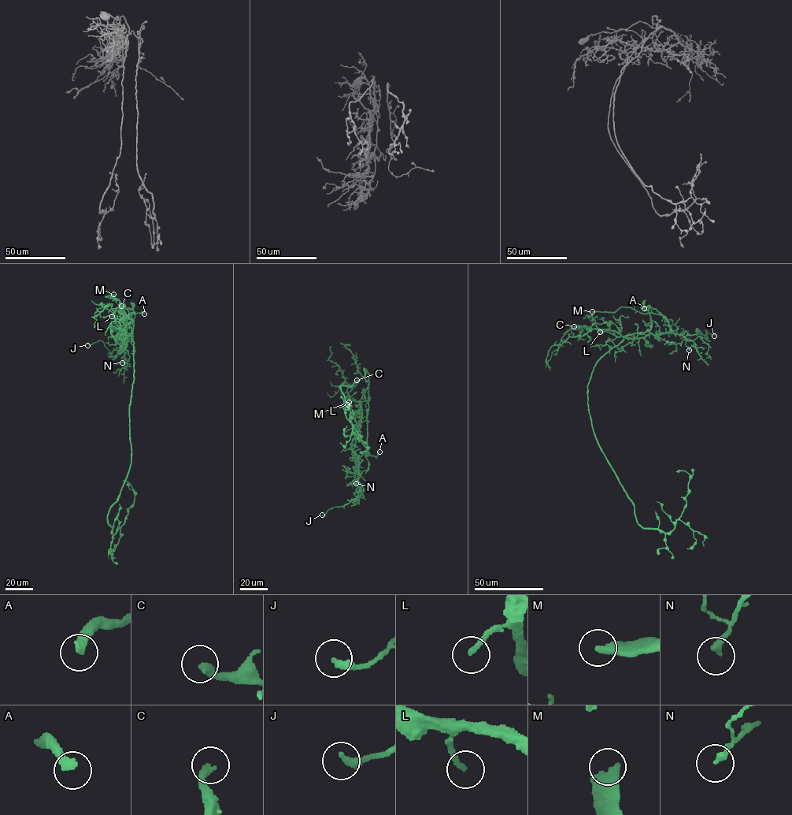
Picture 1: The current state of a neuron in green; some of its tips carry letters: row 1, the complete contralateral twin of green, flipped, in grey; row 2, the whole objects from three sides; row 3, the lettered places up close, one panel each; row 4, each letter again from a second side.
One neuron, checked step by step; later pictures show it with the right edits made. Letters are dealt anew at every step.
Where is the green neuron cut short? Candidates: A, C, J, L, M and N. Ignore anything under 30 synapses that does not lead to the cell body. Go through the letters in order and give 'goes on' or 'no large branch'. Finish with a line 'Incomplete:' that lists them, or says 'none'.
A: goes on
C: no large branch
J: no large branch
L: goes on
M: goes on
N: no large branch
Incomplete: A, L, M

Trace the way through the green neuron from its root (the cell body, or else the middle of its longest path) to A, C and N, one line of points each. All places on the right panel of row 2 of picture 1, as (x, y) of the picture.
A: (601, 358), (625, 336), (650, 329), (649, 306), (644, 308)
C: (601, 358), (625, 336), (650, 329), (642, 304), (668, 321), (670, 331), (633, 338), (574, 326)
N: (601, 358), (625, 336), (650, 329), (651, 316), (642, 304), (655, 308), (674, 333), (694, 342), (689, 350)

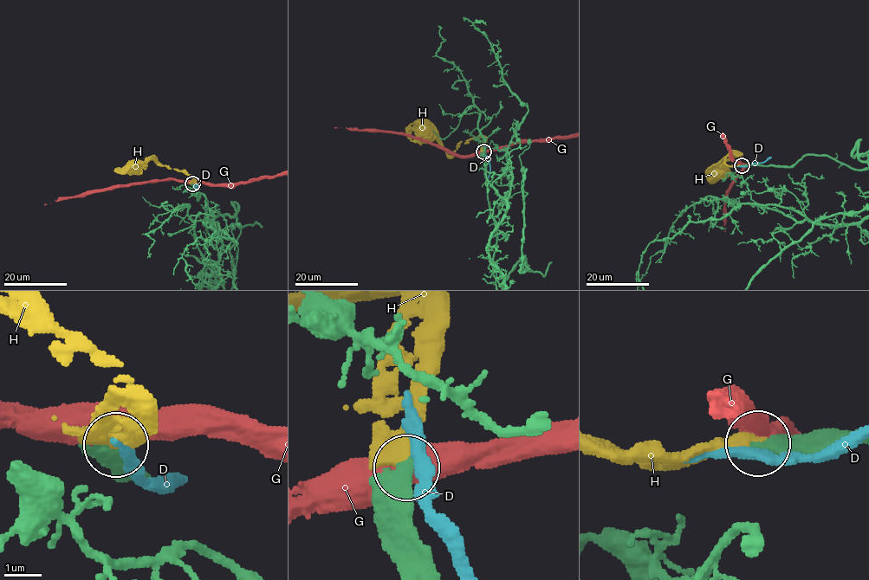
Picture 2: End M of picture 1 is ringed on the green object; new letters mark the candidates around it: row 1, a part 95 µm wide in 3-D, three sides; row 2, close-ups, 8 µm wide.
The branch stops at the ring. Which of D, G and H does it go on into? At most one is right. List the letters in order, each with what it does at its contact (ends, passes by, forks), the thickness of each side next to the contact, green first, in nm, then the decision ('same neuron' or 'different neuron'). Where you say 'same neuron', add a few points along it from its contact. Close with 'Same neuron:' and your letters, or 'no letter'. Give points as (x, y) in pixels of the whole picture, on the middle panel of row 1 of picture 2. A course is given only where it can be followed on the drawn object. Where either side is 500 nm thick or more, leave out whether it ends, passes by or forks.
D: calibres 600 and 320 nm; different neuron
G: calibres 700 and 600 nm; different neuron
H: calibres 600 and 380 nm; same neuron; course (483, 151), (482, 137), (460, 141), (447, 154), (437, 139), (425, 131)
Same neuron: H

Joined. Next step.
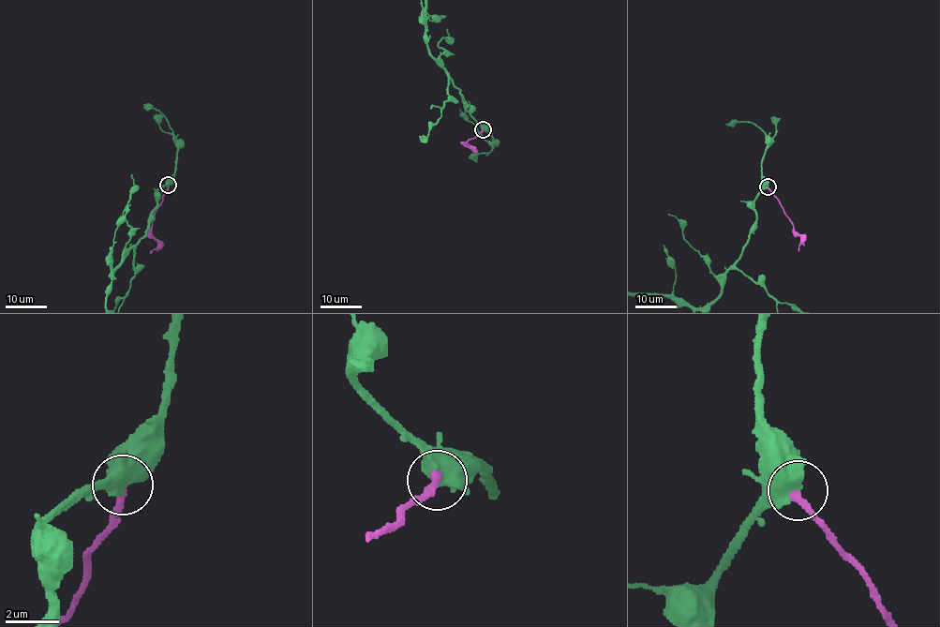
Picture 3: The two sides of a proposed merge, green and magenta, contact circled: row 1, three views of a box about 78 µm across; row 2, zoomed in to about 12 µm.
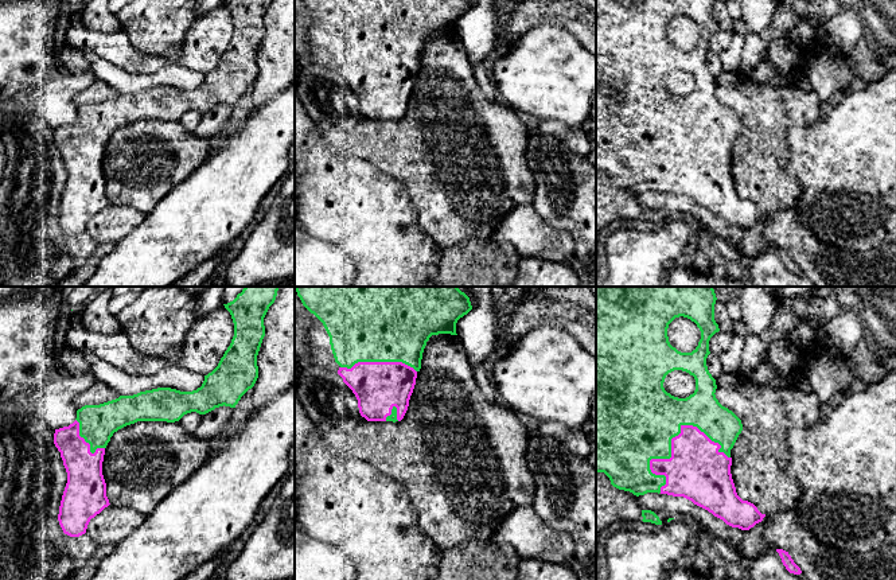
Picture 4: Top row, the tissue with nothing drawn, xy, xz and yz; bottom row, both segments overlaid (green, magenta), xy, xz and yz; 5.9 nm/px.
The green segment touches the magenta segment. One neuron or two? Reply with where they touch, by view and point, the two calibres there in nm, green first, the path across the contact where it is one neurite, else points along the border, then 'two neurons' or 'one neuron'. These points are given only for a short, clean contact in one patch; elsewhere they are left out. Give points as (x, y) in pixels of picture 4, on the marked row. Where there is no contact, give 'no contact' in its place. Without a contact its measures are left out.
meets green in yz at (680, 429); 460 nm thick on the green side, 320 nm on the other; one neuron

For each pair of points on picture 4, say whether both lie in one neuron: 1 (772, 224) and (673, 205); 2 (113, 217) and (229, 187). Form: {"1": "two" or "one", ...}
{"1": "one", "2": "two"}

